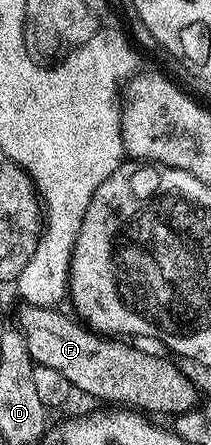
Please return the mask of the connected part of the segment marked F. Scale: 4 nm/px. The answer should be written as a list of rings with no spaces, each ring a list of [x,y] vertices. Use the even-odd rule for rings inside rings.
[[[25,302],[19,305],[16,328],[34,364],[49,366],[51,370],[64,374],[71,389],[78,391],[79,388],[86,396],[120,404],[116,406],[126,410],[141,410],[146,414],[159,412],[167,418],[195,407],[194,384],[184,374],[180,374],[168,358],[162,357],[161,360],[142,348],[133,348],[130,345],[133,343],[122,338],[103,338],[73,315],[70,317],[58,312],[62,310],[57,307],[42,307]]]

